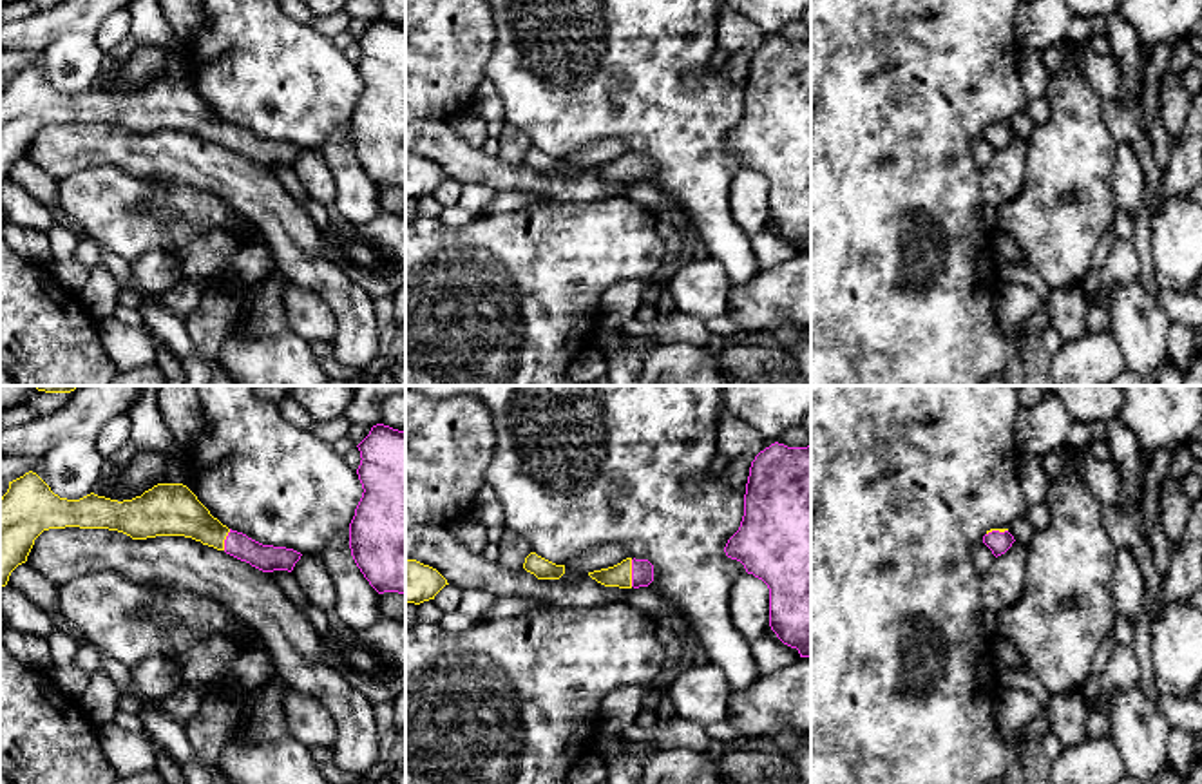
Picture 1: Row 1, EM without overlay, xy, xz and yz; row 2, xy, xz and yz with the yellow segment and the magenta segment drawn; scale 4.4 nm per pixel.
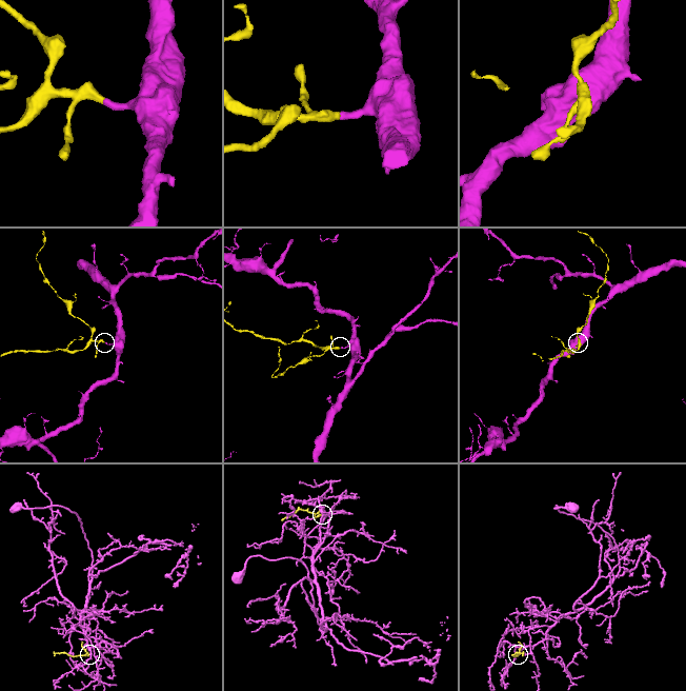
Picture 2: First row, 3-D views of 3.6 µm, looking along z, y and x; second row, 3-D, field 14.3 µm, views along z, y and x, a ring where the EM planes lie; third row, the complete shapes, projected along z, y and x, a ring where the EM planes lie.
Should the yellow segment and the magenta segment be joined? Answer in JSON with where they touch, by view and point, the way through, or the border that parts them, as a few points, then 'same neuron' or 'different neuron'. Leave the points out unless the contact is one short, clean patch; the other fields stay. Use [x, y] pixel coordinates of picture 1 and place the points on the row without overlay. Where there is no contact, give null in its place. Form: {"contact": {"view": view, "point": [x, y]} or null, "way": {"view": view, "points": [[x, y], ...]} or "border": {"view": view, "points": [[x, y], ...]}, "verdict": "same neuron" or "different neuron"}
{"contact": {"view": "xz", "point": [630, 167]}, "way": {"view": "xz", "points": [[620, 169], [630, 167], [641, 163]]}, "verdict": "same neuron"}

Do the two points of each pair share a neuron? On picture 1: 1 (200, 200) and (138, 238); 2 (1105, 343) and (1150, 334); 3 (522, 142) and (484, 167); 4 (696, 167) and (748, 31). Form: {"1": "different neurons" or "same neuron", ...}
{"1": "different neurons", "2": "different neurons", "3": "different neurons", "4": "different neurons"}

